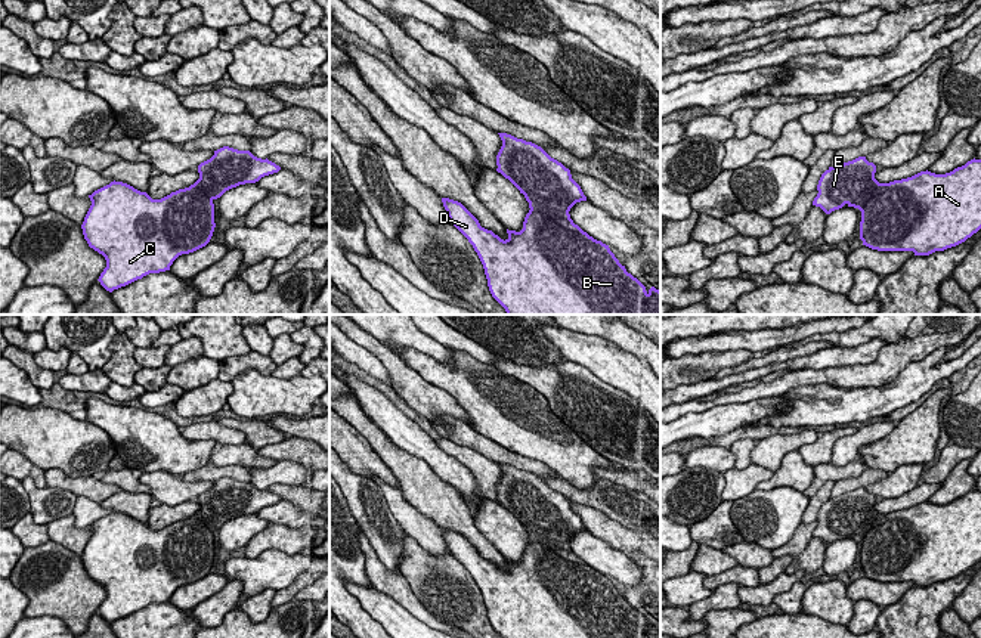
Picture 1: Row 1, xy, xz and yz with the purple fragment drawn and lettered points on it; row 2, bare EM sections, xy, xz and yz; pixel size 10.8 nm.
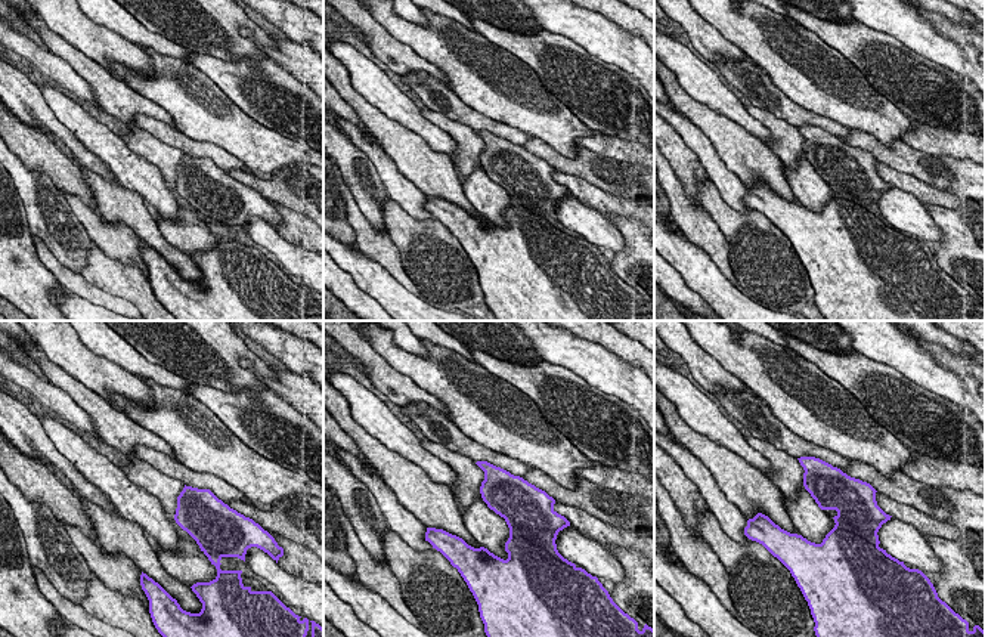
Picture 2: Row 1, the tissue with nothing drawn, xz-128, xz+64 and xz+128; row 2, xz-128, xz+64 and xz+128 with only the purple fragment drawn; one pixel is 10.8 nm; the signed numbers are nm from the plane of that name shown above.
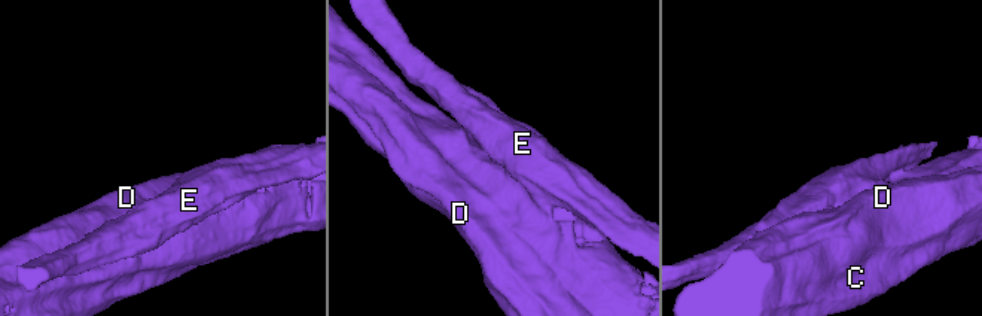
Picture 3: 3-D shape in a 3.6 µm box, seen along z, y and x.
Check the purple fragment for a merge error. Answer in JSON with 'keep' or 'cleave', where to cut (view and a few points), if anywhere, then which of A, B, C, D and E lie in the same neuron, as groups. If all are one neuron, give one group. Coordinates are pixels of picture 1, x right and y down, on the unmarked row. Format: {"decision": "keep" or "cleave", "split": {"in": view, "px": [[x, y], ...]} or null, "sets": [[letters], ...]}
{"decision": "cleave", "split": {"in": "xz", "px": [[526, 527], [538, 542], [565, 544], [569, 548]]}, "sets": [["A", "B", "C", "D"], ["E"]]}

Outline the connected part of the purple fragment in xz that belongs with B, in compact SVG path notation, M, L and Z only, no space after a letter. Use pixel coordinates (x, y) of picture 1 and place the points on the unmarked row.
M442 529L451 554L468 570L477 583L492 628L502 638L660 638L660 622L646 617L626 603L609 576L594 570L573 554L566 545L538 543L529 533L520 563L508 561L504 572L492 561L480 557L479 551L458 532Z

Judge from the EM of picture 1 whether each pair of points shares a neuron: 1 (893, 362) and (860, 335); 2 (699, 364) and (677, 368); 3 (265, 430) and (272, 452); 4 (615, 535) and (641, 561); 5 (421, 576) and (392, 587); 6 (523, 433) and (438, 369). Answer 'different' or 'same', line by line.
1: different
2: same
3: different
4: different
5: different
6: same

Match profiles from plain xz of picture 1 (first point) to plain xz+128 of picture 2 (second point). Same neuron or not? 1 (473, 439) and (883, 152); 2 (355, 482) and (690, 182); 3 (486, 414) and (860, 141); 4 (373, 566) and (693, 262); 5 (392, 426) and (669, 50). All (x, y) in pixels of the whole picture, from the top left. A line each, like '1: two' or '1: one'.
1: two
2: one
3: two
4: two
5: one

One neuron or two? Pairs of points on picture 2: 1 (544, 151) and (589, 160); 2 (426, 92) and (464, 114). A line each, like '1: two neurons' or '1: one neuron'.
1: one neuron
2: one neuron

